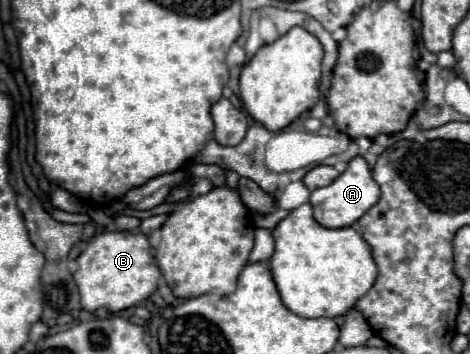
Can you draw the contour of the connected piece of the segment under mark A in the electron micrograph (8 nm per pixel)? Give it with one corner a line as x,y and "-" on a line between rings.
356,156
348,162
346,172
342,172
332,184
316,188
310,196
310,204
314,208
314,218
324,228
346,228
352,226
358,218
362,218
380,198
380,188
372,180
370,168
362,156

